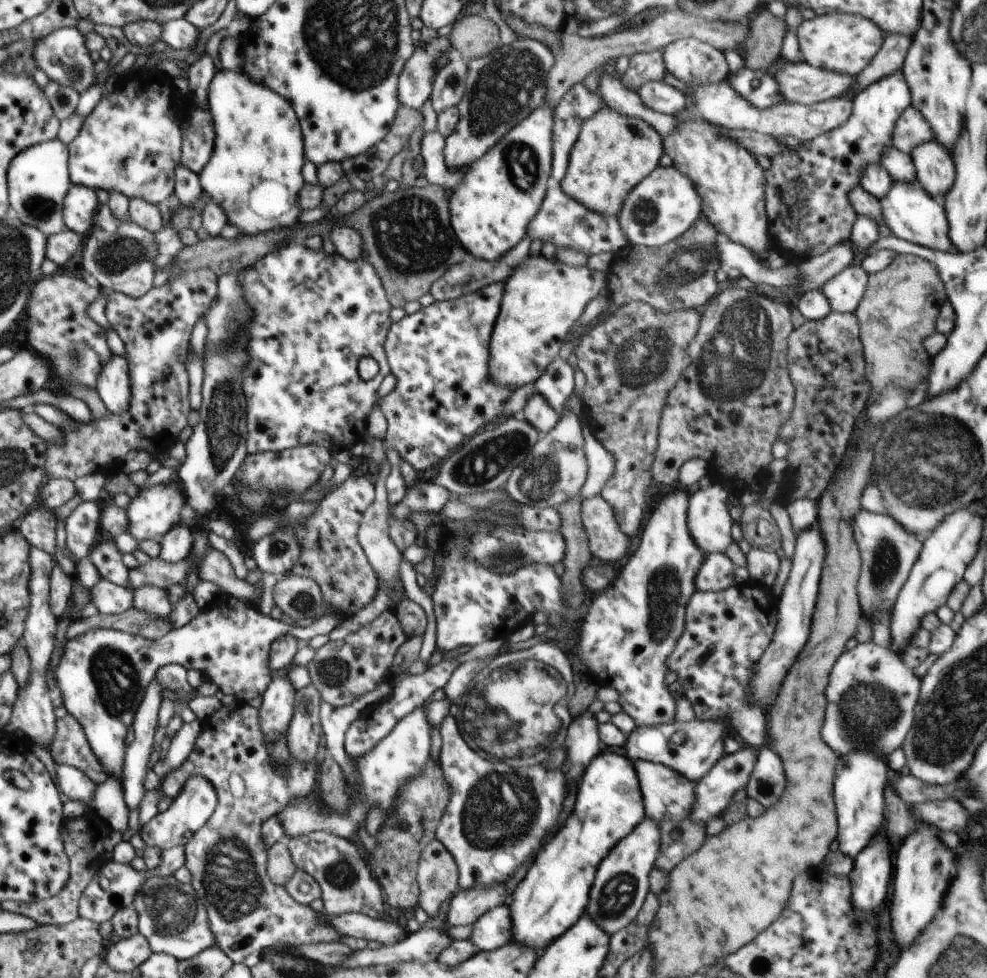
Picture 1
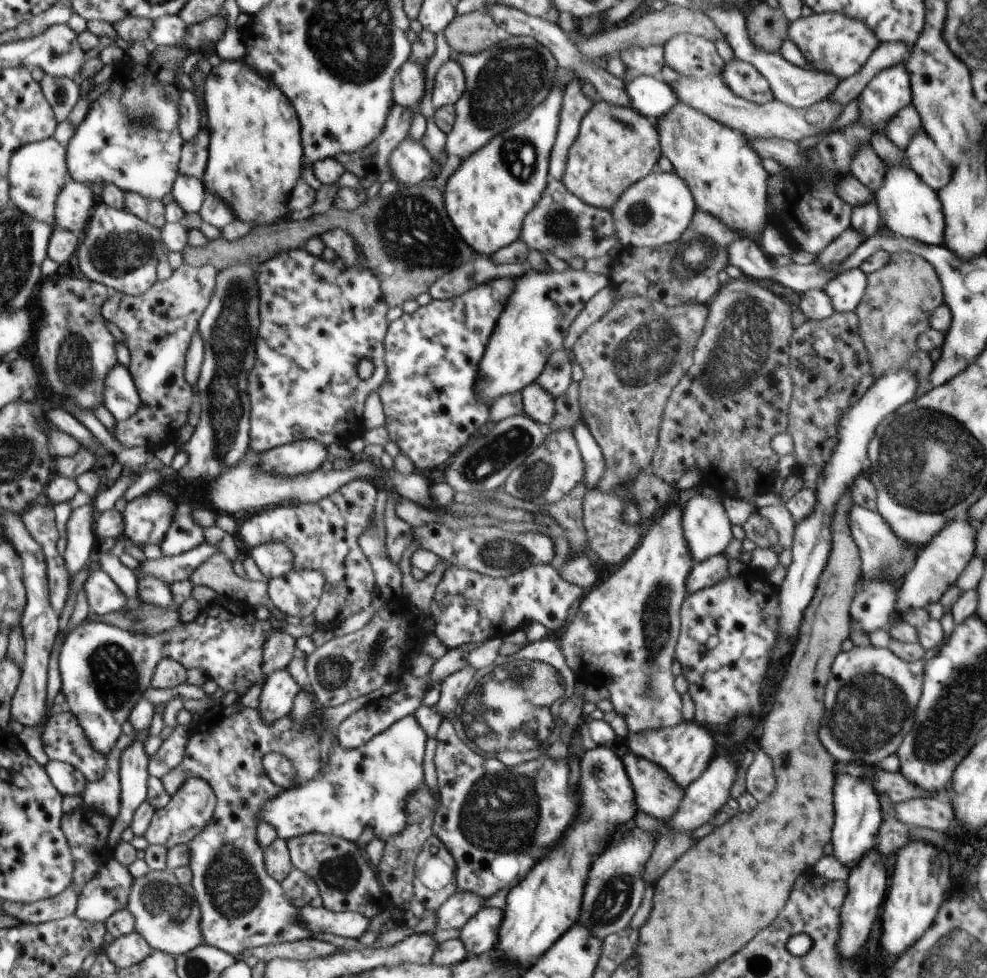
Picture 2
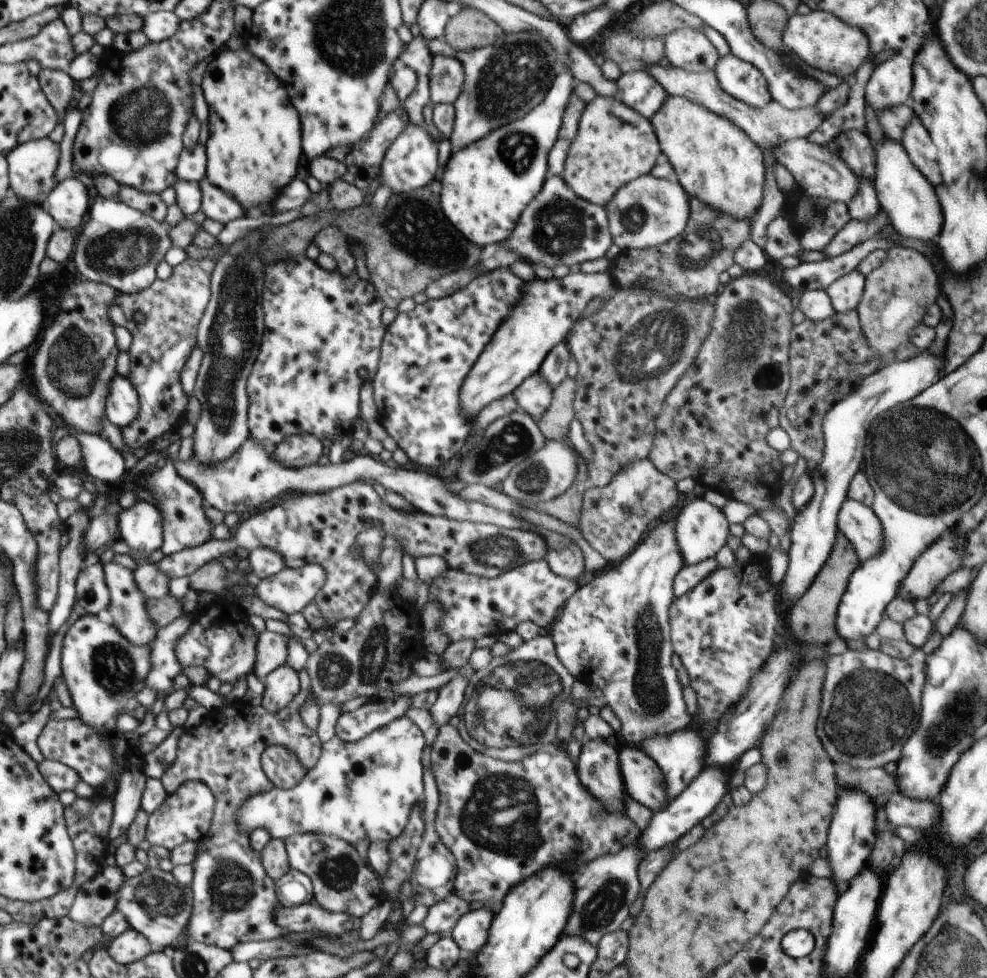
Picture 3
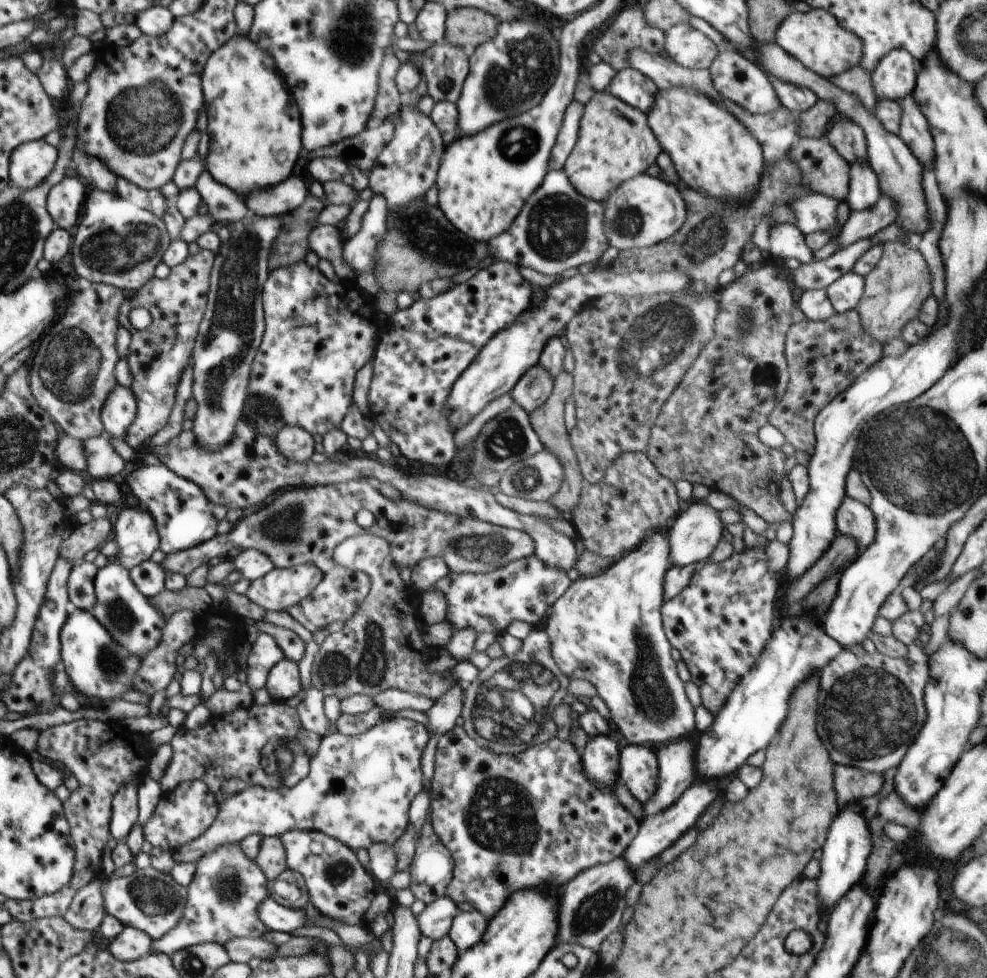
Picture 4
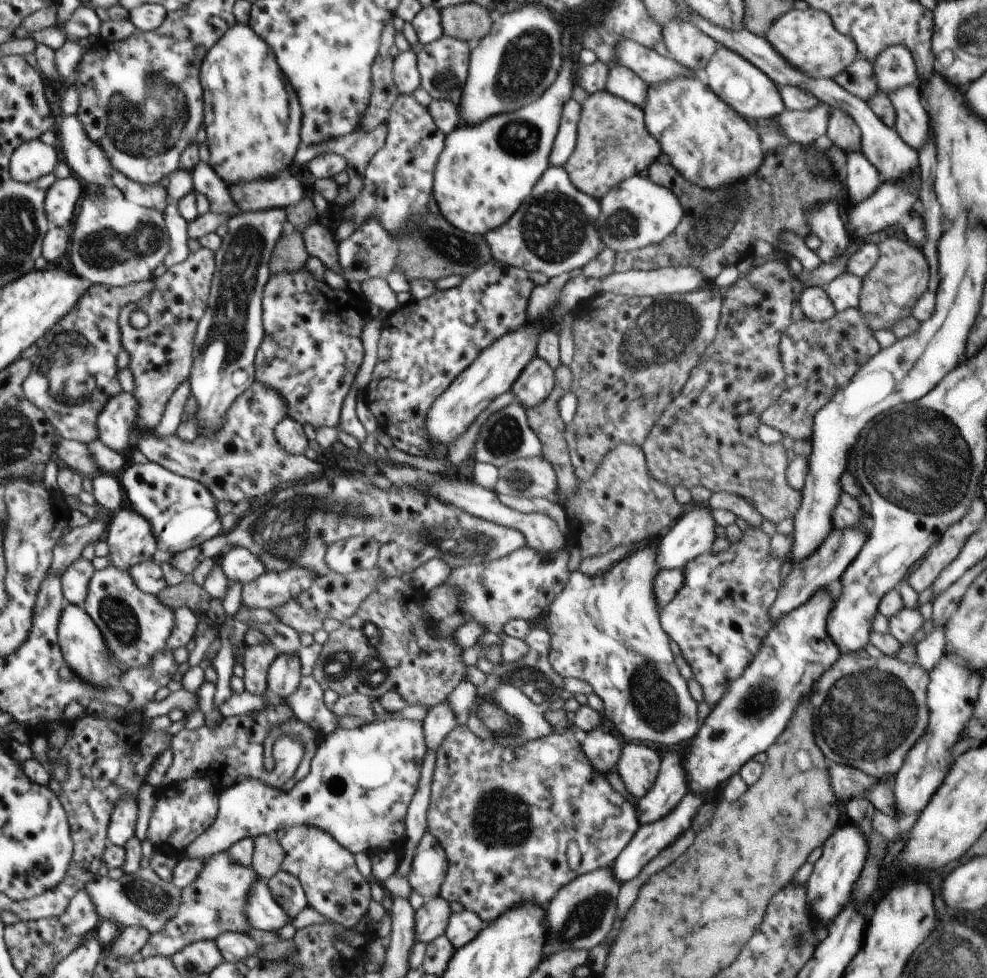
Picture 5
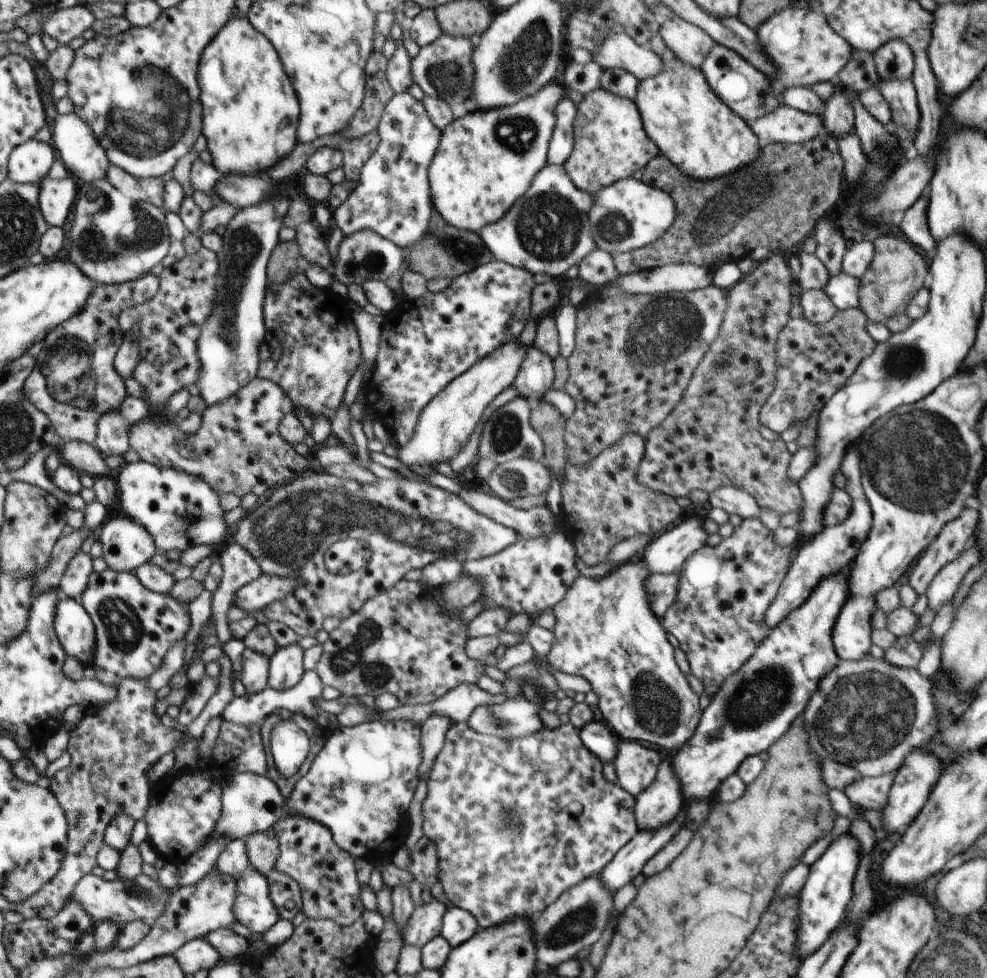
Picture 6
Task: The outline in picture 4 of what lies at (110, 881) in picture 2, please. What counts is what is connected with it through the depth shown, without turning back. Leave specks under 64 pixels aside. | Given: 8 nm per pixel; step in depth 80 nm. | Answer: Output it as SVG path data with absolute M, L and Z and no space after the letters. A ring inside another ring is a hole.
M102 874L97 879L91 880L75 894L74 900L63 916L74 928L93 931L101 925L107 914L102 885L108 879L110 877Z

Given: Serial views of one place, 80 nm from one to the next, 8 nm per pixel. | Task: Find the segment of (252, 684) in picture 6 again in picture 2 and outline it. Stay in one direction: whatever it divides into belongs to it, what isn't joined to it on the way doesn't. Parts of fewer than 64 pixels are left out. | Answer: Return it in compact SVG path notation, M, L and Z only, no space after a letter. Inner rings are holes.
M282 631L272 633L263 646L262 670L266 676L286 669L297 653L295 638Z

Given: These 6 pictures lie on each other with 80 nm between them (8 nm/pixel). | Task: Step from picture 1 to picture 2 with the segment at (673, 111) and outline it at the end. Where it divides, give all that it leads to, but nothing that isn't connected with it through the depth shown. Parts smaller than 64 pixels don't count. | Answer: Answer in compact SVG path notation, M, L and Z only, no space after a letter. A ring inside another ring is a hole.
M640 75L625 87L632 108L655 122L676 104L680 103L674 89L660 77Z

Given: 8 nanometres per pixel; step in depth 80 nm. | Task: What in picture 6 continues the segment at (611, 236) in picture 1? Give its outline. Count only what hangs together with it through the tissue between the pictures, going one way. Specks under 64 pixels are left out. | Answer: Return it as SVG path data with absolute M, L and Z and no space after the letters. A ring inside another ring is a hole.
M547 164L509 211L478 234L497 261L525 268L533 275L544 273L552 279L562 278L570 266L579 266L586 255L598 249L588 218L592 205L593 196L576 188L563 165Z

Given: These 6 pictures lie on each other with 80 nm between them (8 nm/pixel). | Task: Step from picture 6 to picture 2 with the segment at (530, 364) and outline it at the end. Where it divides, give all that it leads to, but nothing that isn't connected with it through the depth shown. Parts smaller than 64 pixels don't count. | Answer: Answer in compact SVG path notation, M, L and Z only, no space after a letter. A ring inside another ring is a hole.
M537 382L525 386L521 390L523 396L523 412L534 422L548 427L555 415L555 400Z

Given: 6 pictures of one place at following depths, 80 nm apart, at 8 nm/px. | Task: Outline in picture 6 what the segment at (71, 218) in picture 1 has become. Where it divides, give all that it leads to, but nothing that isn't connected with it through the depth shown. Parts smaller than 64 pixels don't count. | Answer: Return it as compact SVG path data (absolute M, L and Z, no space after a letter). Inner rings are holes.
M72 177L40 180L39 203L44 220L49 225L62 227L77 200L77 188Z

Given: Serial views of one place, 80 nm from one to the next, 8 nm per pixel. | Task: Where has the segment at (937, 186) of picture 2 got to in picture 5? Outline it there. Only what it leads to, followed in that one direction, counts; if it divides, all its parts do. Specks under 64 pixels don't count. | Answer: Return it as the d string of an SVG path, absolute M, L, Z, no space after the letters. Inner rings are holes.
M918 84L900 87L888 93L896 113L895 131L900 138L915 151L920 150L929 137L930 116L921 104L921 92Z

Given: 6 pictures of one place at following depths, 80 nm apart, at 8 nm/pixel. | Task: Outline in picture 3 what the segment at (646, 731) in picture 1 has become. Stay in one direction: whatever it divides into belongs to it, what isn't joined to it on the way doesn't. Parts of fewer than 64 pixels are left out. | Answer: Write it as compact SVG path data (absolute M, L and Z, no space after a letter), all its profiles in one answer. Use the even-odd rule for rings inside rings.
M684 727L667 735L648 737L641 746L642 750L663 770L665 790L672 802L703 771L707 754L706 739L698 732Z

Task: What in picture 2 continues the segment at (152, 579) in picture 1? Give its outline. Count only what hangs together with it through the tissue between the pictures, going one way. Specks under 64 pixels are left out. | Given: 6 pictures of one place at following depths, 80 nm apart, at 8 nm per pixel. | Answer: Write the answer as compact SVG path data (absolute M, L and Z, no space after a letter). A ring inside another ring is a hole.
M204 542L200 546L175 557L161 556L156 560L148 559L140 564L134 572L138 580L145 576L151 576L170 586L176 581L188 581L198 565L201 565L215 552L215 546Z

